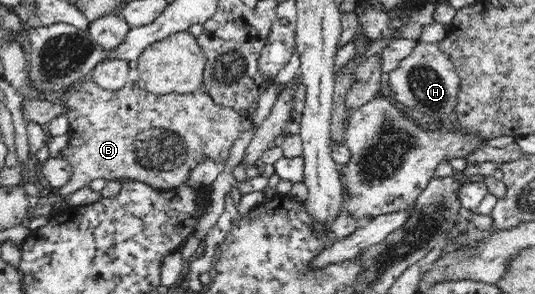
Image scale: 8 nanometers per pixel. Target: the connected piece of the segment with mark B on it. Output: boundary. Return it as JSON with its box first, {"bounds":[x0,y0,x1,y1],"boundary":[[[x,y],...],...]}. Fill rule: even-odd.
{"bounds":[49,78,249,213],"boundary":[[[89,78],[69,94],[64,104],[69,107],[69,142],[62,151],[62,158],[72,166],[73,172],[68,183],[58,188],[56,201],[52,203],[49,213],[72,207],[67,199],[94,179],[135,179],[156,189],[178,187],[189,178],[191,171],[202,159],[210,158],[224,163],[224,159],[229,157],[232,144],[249,123],[247,115],[214,104],[212,96],[200,92],[200,89],[192,93],[172,92],[160,96],[150,93],[141,79],[135,83],[128,82],[119,90],[110,91]]]}

